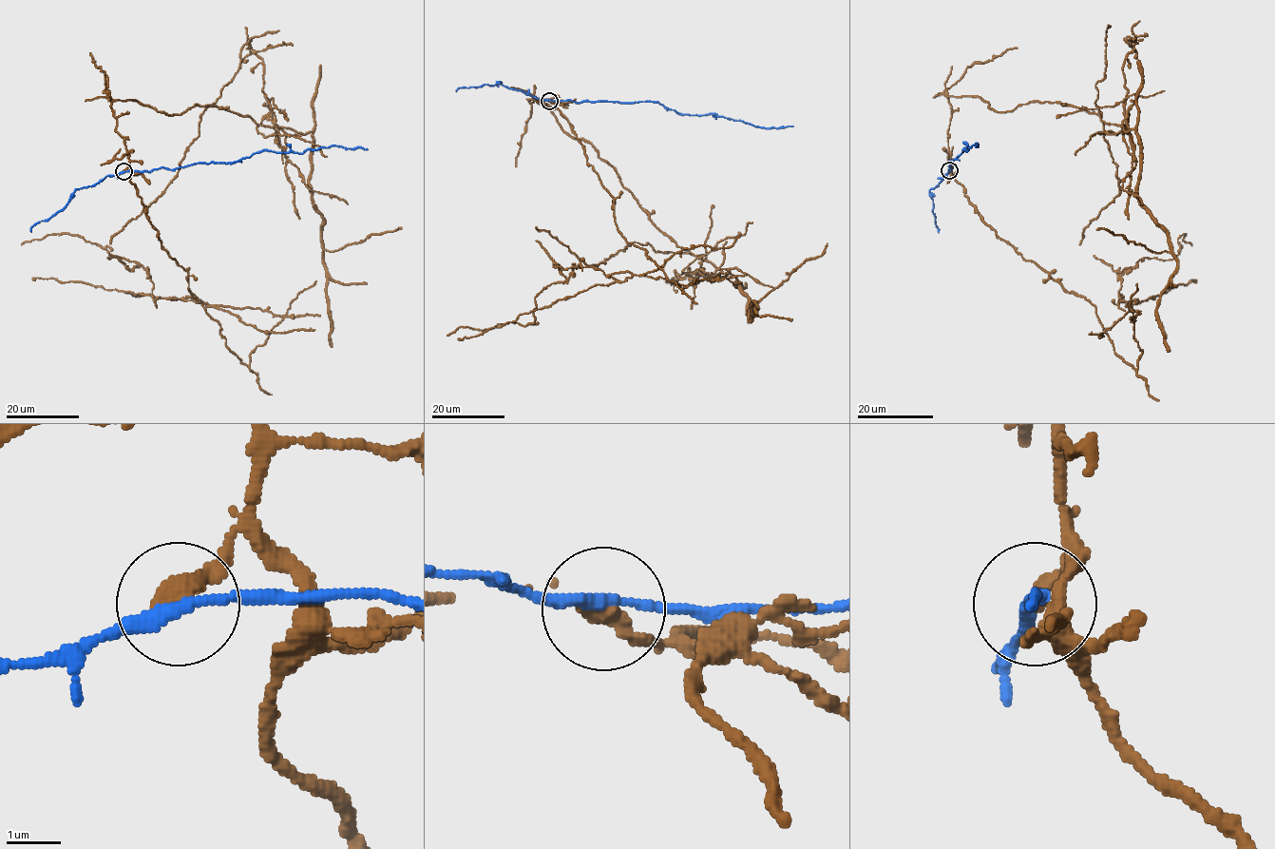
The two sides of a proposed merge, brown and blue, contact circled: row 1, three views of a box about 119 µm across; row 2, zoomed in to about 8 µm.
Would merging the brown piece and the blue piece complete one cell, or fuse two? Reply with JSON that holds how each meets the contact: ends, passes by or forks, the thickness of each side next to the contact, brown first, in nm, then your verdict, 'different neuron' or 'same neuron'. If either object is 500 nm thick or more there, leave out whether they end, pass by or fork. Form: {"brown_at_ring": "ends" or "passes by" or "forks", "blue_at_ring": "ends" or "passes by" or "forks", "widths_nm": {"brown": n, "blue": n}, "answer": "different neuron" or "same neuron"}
{"brown_at_ring": "ends", "blue_at_ring": "passes by", "widths_nm": {"brown": 360, "blue": 220}, "answer": "different neuron"}

